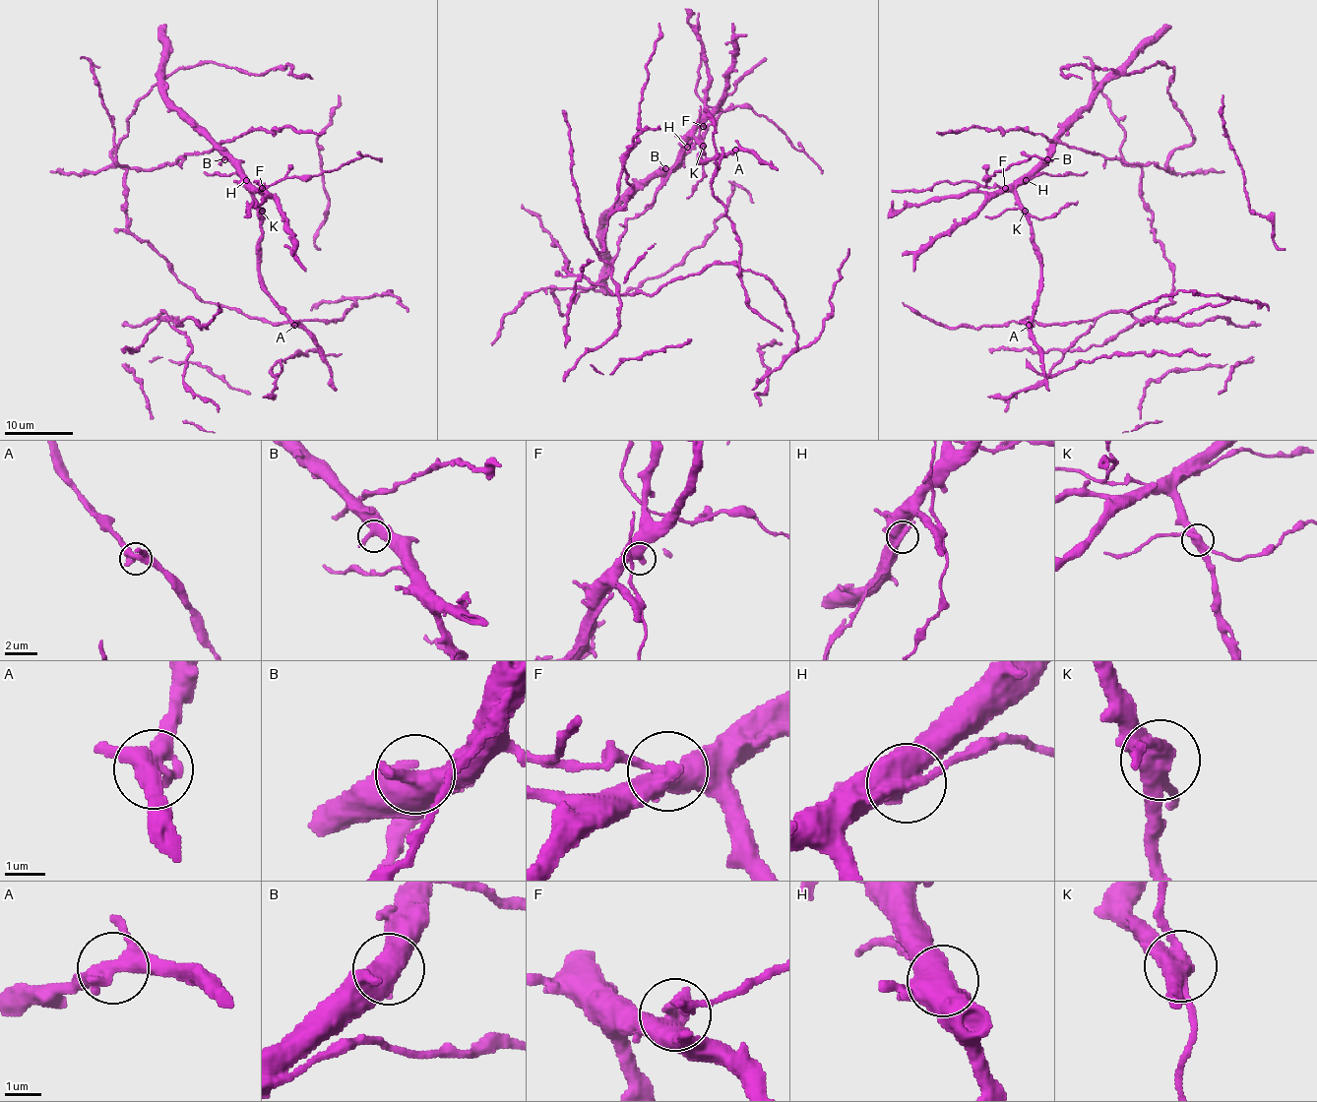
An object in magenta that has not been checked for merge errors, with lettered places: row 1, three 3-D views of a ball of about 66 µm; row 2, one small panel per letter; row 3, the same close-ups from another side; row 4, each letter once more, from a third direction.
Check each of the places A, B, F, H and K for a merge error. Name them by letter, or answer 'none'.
F, H, K

